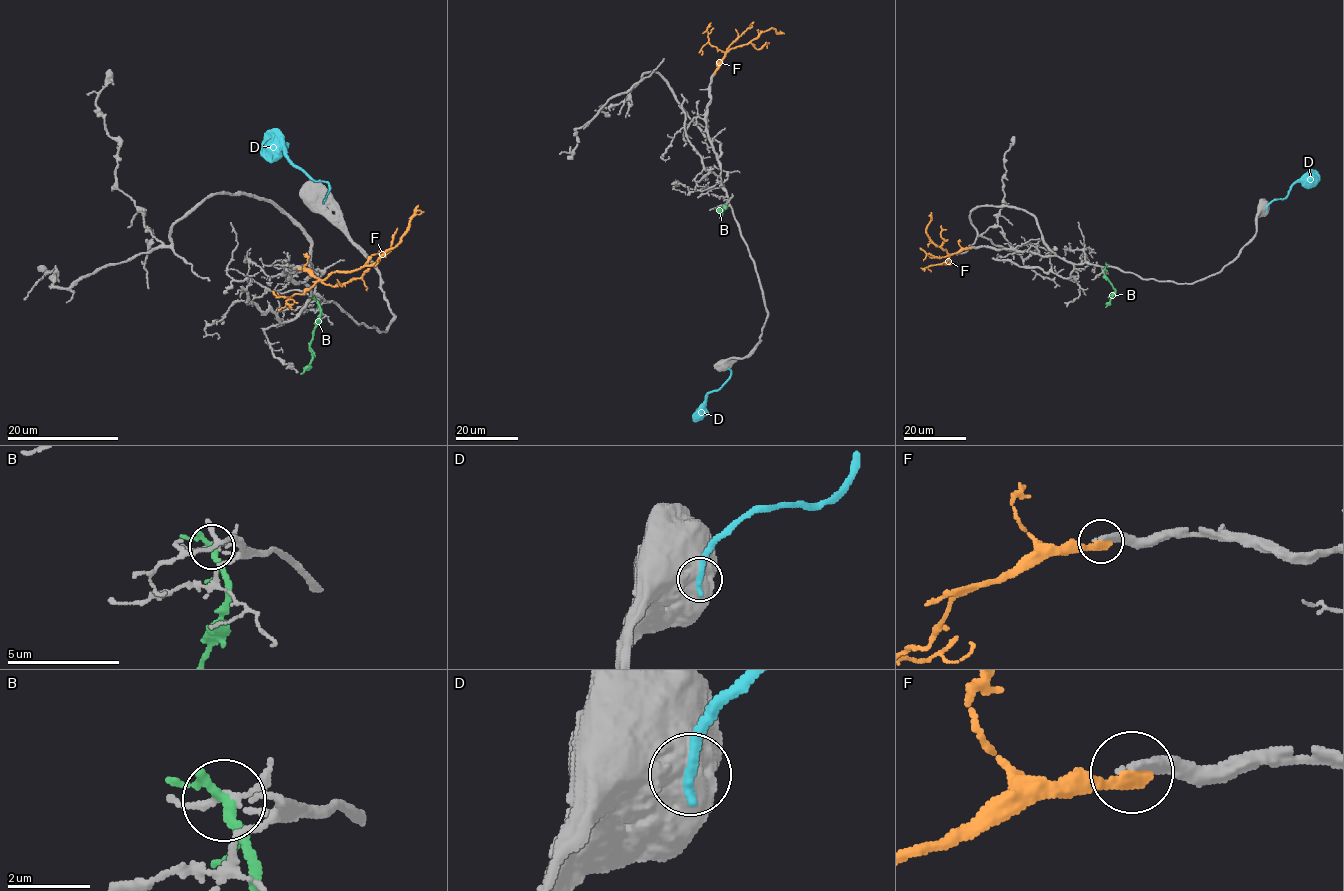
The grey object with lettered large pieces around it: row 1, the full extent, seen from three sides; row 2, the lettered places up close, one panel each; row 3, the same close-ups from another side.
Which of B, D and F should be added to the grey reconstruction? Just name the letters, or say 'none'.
none

